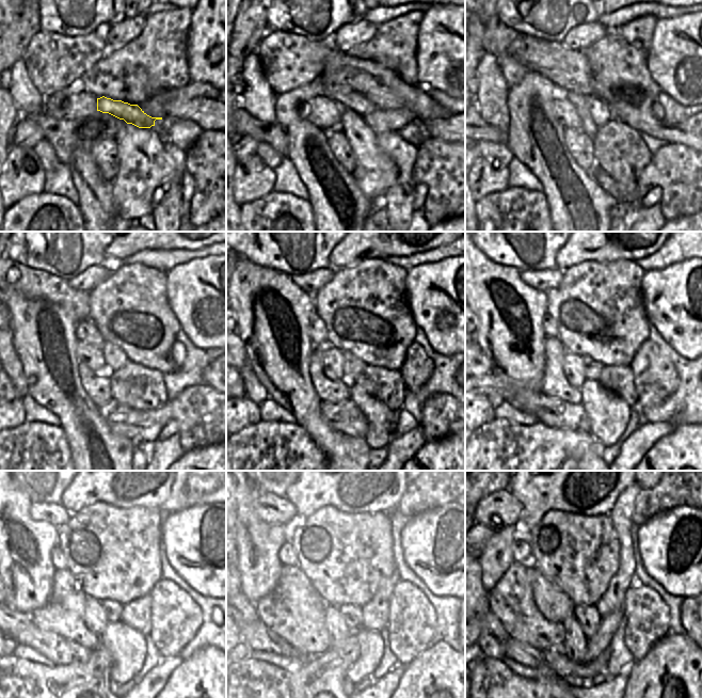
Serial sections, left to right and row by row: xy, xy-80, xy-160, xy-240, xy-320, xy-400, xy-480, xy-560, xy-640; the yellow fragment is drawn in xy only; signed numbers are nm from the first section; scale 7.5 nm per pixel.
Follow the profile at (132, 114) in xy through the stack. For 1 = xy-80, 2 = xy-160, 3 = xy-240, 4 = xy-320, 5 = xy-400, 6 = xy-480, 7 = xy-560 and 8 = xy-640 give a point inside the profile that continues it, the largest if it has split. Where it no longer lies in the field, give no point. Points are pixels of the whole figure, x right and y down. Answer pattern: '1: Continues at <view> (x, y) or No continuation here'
1: Continues at xy-80 (381, 120)
2: Continues at xy-160 (658, 112)
3: Continues at xy-240 (178, 352)
4: Continues at xy-320 (417, 368)
5: Continues at xy-400 (655, 378)
6: Continues at xy-480 (175, 619)
7: Continues at xy-560 (412, 620)
8: Continues at xy-640 (647, 615).

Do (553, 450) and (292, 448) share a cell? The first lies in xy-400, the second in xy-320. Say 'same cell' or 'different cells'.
same cell

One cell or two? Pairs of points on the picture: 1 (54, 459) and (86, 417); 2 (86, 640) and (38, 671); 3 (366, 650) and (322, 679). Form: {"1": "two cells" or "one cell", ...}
{"1": "two cells", "2": "two cells", "3": "two cells"}

